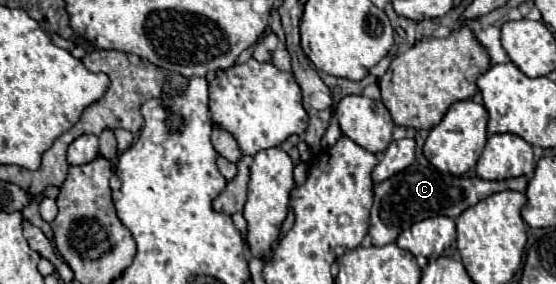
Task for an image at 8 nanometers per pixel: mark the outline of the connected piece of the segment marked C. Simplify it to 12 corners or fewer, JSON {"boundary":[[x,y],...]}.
{"boundary":[[413,163],[375,185],[373,245],[431,215],[457,217],[527,177],[485,181]]}

